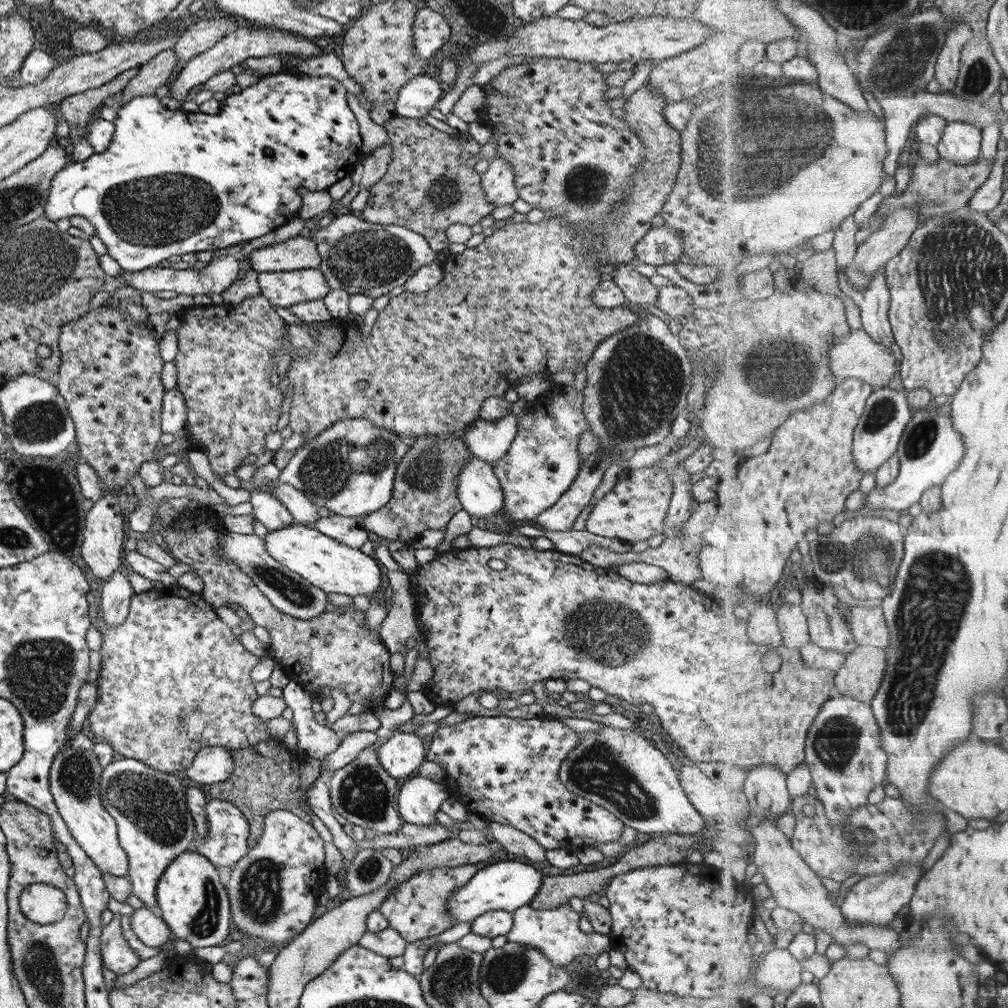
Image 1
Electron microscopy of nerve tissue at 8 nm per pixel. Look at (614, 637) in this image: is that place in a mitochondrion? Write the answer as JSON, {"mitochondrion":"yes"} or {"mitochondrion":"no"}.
{"mitochondrion":"yes"}

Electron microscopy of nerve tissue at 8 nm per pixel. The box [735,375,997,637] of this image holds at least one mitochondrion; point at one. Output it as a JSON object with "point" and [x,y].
{"point":[830,554]}

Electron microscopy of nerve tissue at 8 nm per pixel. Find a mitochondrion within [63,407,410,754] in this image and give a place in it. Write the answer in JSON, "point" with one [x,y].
{"point":[326,471]}

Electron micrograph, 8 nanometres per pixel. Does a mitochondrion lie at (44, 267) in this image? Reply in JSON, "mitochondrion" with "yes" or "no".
{"mitochondrion":"yes"}

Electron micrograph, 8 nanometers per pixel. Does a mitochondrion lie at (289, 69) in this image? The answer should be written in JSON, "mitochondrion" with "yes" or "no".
{"mitochondrion":"no"}

